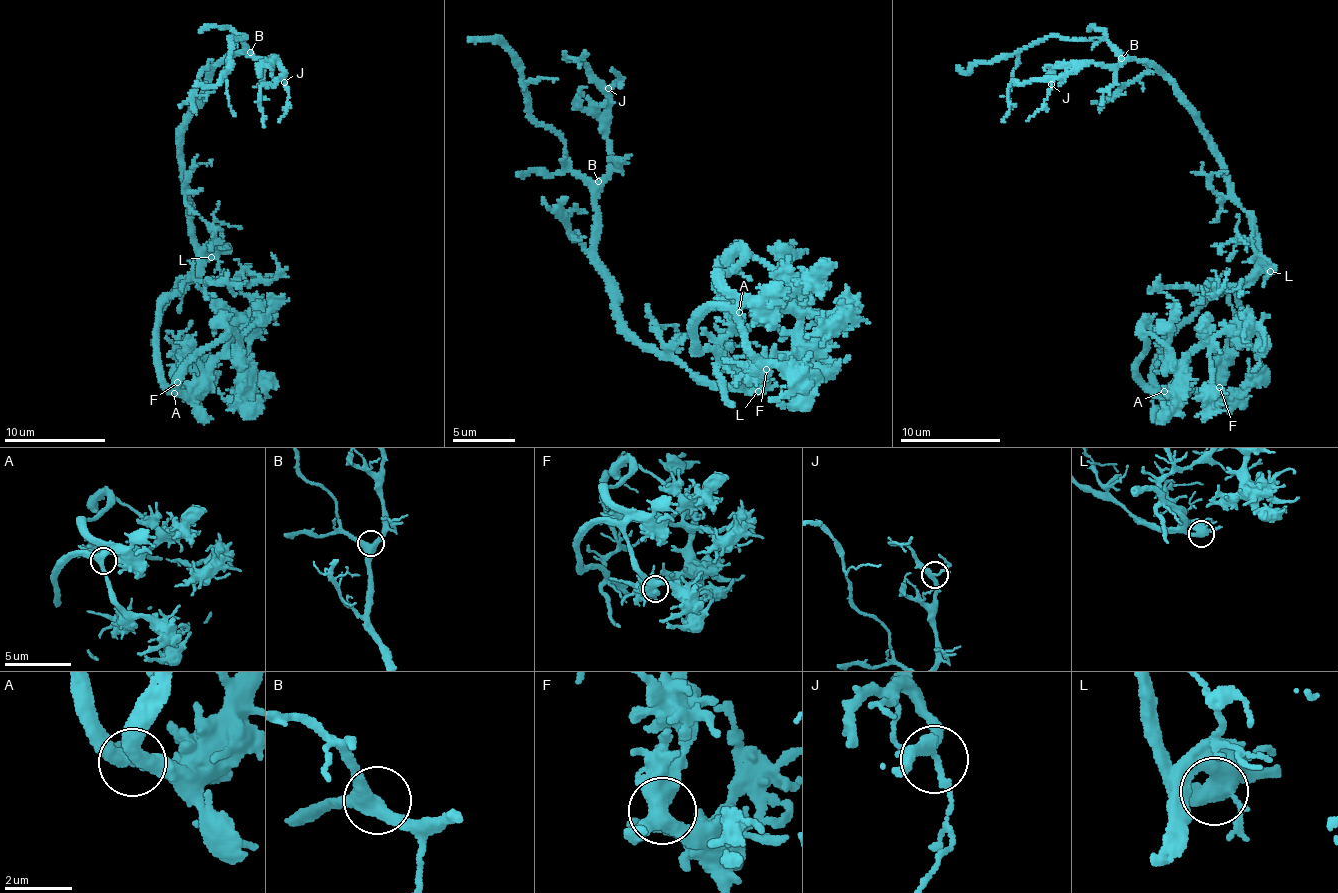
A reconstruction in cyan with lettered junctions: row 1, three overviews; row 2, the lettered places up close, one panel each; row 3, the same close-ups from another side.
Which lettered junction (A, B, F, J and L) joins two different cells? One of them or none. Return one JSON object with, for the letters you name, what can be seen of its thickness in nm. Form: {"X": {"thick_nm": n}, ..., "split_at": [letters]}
{"split_at": []}

